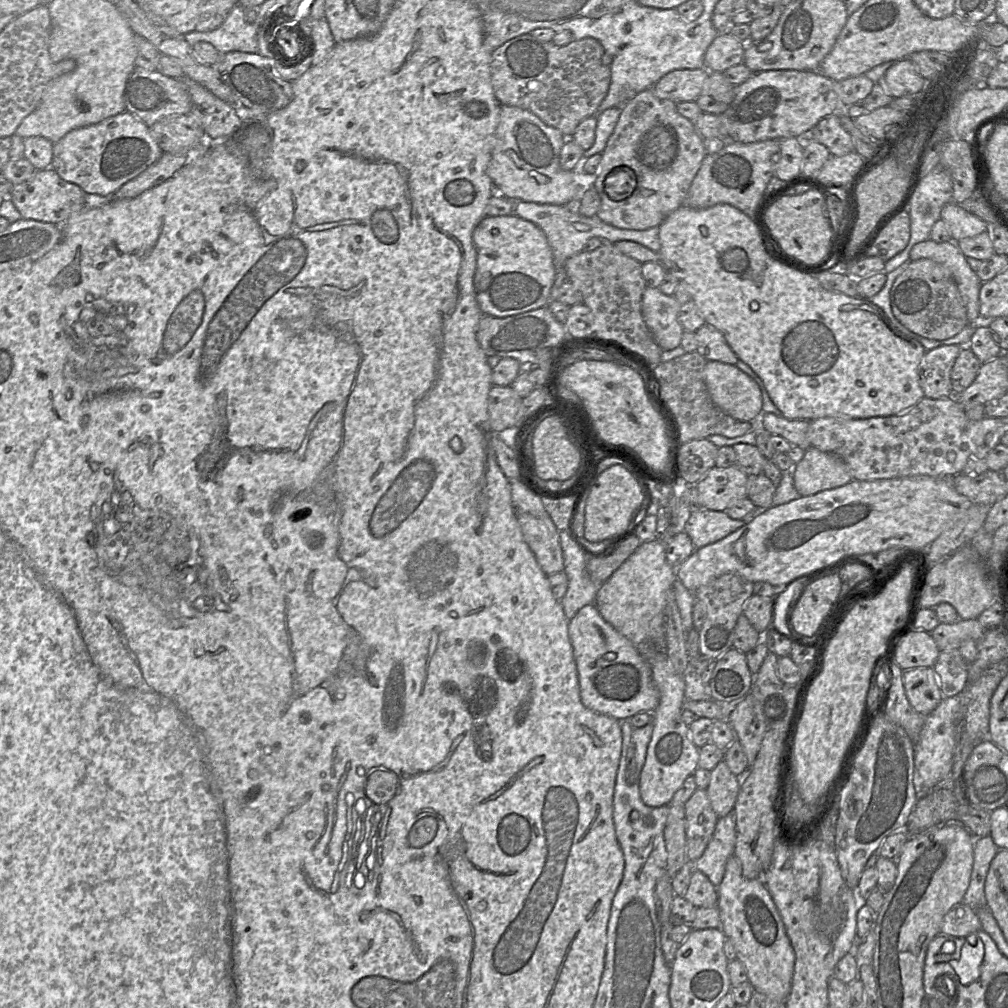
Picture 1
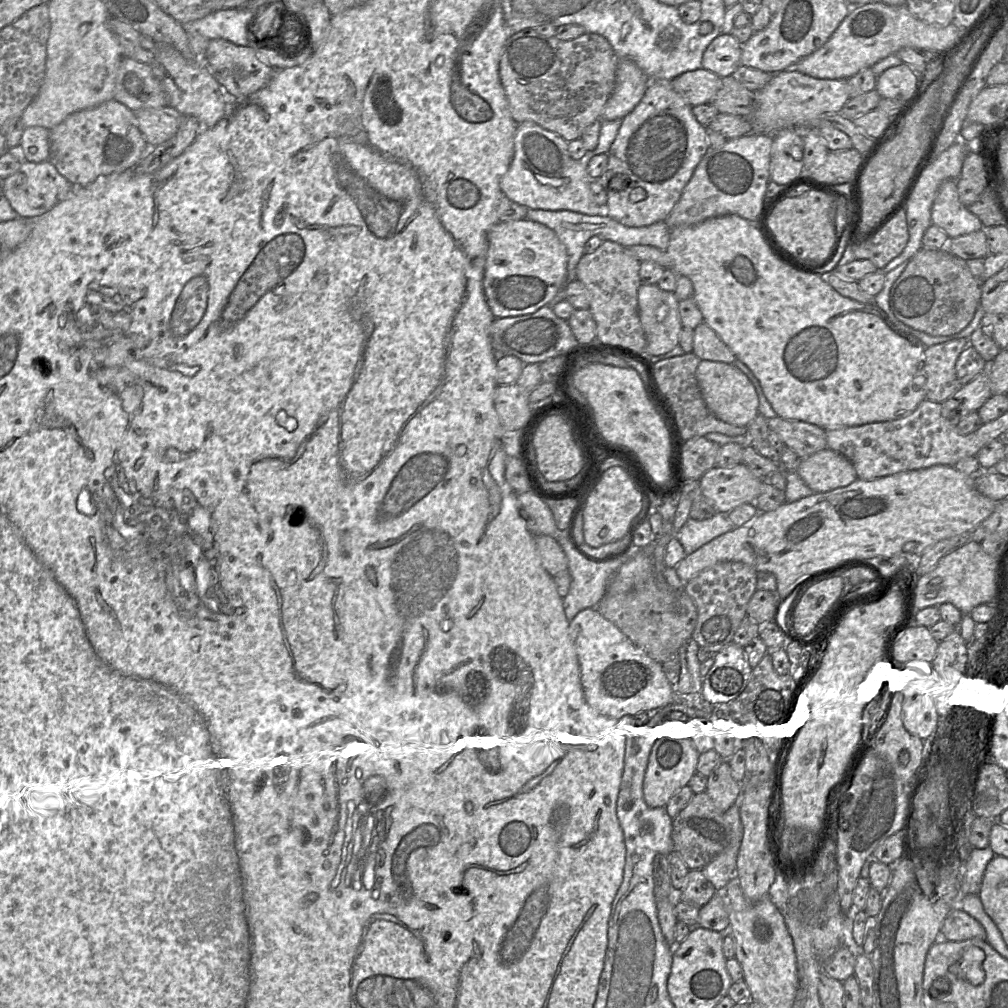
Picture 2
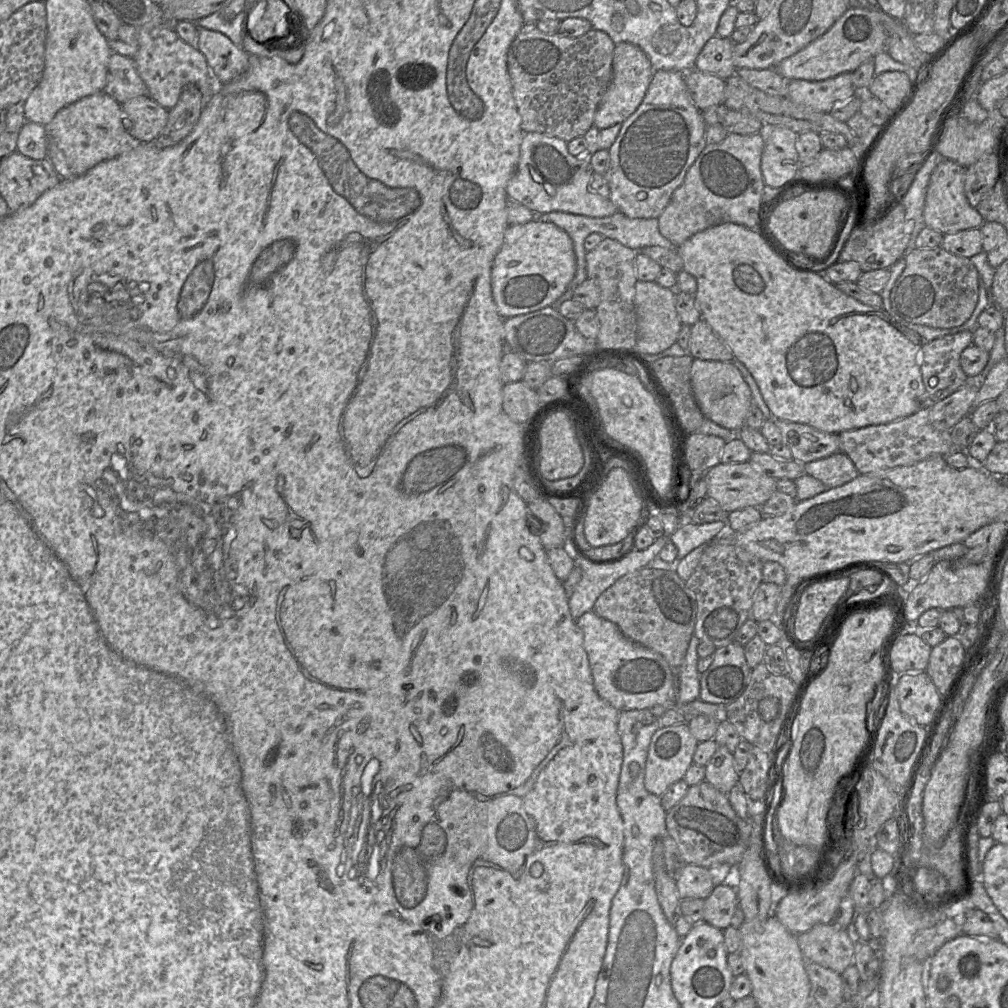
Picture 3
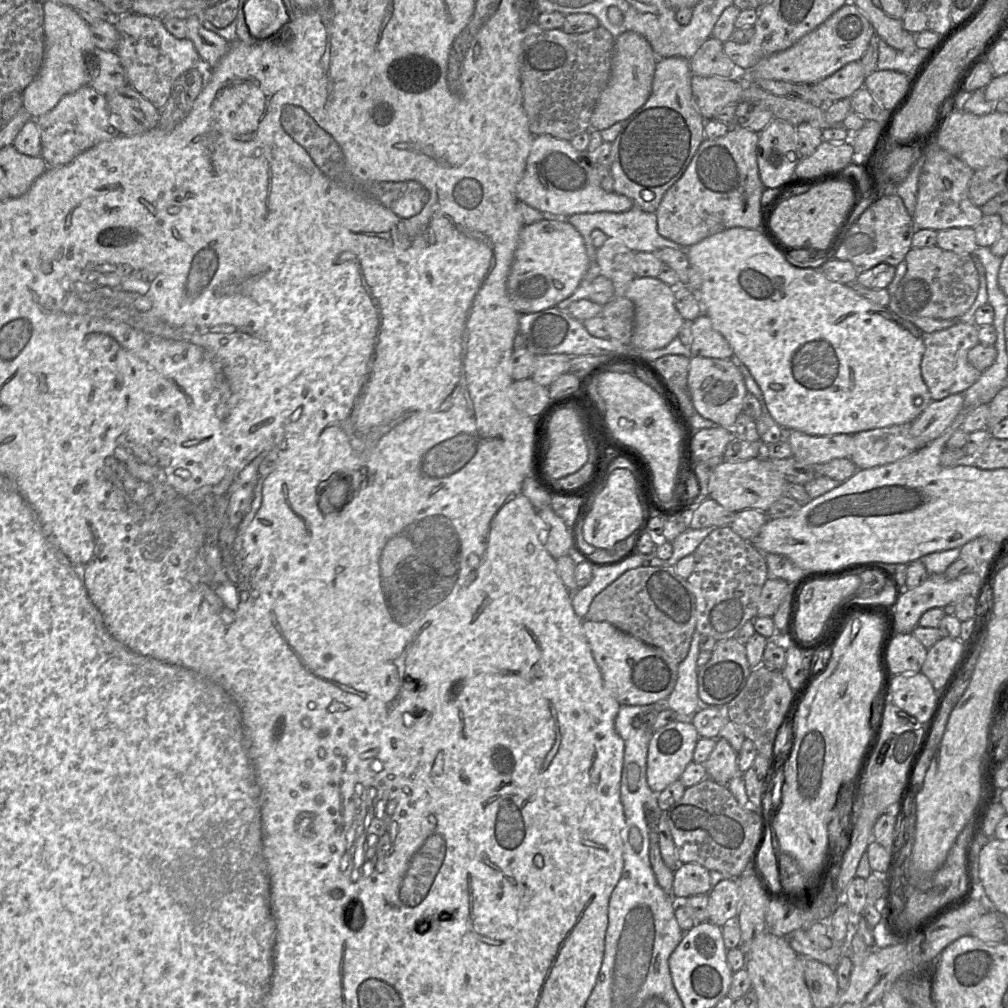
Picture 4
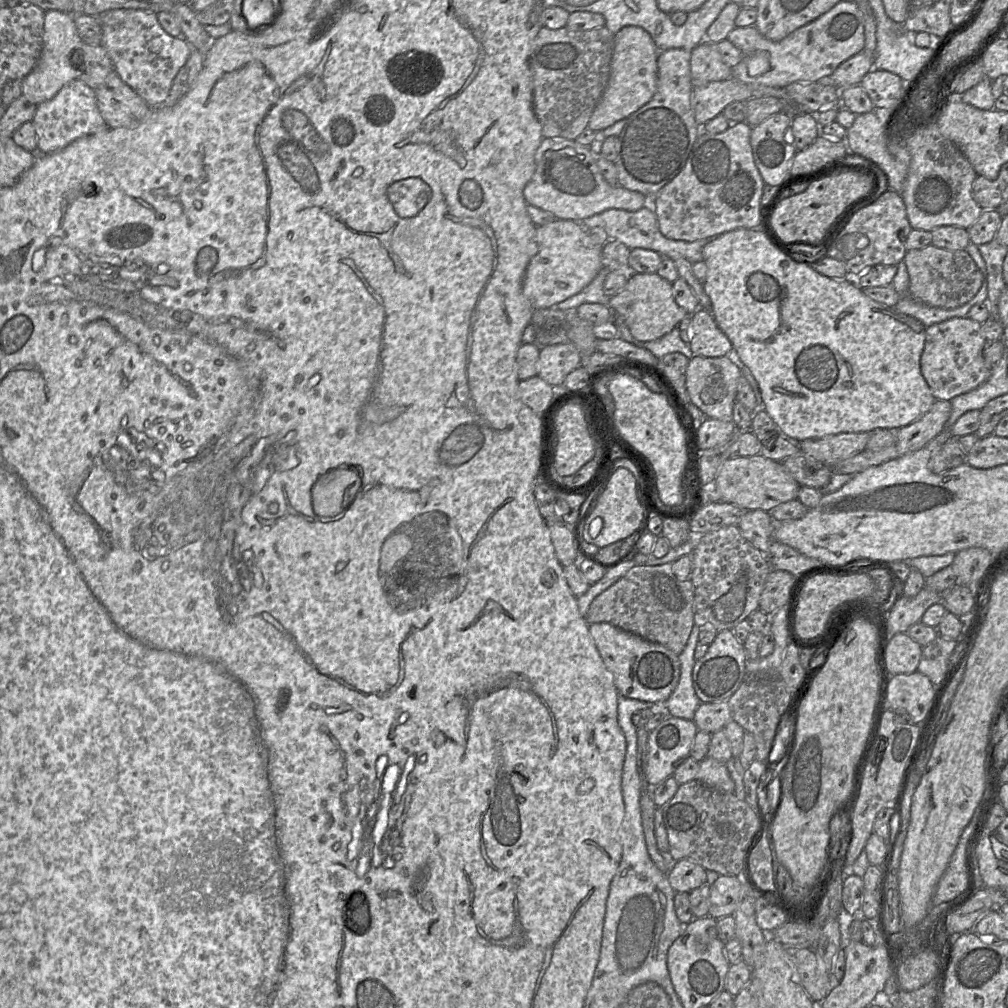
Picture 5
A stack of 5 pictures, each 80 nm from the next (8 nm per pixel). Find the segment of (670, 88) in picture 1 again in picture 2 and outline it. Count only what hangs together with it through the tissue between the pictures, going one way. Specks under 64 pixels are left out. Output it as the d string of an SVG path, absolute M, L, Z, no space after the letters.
M700 68L682 73L670 81L672 88L692 107L709 104L721 88L721 78Z

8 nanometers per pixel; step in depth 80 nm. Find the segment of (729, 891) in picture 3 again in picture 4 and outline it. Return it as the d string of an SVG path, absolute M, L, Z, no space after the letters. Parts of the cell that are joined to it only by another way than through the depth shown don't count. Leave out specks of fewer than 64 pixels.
M725 878L708 893L708 920L722 927L729 919L736 918L739 905L738 878Z

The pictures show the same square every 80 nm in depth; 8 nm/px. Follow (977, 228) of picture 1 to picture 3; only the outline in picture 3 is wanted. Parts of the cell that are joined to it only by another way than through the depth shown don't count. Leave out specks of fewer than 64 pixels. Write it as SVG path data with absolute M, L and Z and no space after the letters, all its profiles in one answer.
M953 161L940 162L936 165L930 177L925 198L923 215L926 227L946 235L979 228L985 222L980 213L969 204L965 196L966 168Z

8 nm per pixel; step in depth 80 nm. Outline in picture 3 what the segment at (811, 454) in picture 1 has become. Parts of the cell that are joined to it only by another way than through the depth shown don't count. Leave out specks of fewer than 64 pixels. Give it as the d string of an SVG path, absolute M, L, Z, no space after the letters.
M843 452L808 462L804 468L806 474L822 482L827 489L842 486L860 474L852 460Z

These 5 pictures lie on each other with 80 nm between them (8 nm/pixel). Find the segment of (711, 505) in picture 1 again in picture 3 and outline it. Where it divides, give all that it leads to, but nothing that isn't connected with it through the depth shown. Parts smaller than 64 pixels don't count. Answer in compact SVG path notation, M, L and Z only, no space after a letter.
M719 463L706 472L707 497L717 502L727 513L745 507L762 506L777 490L776 480L767 476L759 467L744 463Z

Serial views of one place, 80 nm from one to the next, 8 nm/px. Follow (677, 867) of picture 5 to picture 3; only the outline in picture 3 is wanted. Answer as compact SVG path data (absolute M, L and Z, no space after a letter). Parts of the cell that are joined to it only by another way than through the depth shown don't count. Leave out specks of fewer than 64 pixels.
M686 864L676 880L676 887L680 899L706 899L712 893L714 884L708 868Z

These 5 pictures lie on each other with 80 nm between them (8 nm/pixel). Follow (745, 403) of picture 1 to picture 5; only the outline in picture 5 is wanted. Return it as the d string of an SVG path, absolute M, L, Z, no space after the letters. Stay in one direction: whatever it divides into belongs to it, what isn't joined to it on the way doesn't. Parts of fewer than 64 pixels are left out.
M693 356L686 368L686 391L690 401L708 418L732 421L733 405L736 400L739 367L728 356Z

